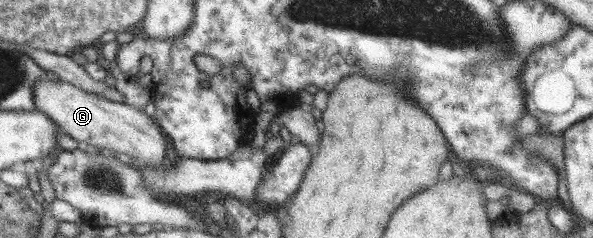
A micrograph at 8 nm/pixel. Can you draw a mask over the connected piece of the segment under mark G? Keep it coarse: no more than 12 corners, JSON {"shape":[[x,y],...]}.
{"shape":[[38,77],[35,109],[79,144],[160,168],[144,111]]}

